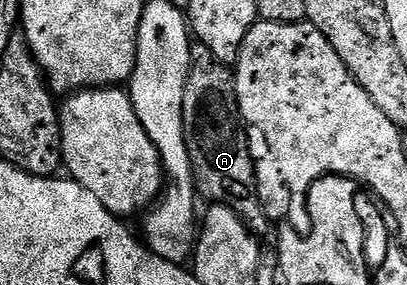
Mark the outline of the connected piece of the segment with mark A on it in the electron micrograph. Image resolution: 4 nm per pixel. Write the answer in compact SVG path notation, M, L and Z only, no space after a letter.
M196 42L191 48L191 68L185 81L185 97L183 98L183 132L185 145L189 149L189 161L195 174L195 190L203 195L211 205L228 207L241 217L241 221L257 237L263 237L269 227L265 217L265 209L261 209L261 201L257 197L255 184L255 166L247 140L247 128L243 126L243 114L239 111L239 102L235 92L235 76L232 68L226 63L217 61L205 49L205 45Z

